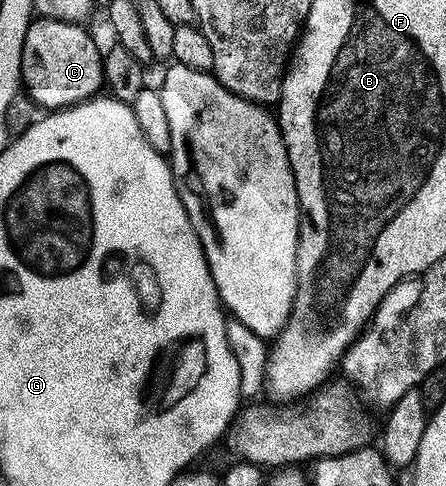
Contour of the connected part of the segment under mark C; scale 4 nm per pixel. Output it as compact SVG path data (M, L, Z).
M50 18L32 19L23 43L21 84L25 89L26 95L30 96L40 109L58 110L61 108L72 108L74 104L81 104L84 100L92 99L104 87L104 53L101 51L101 48L99 52L94 38L85 29L86 27L83 24L70 24L64 20L53 20Z

